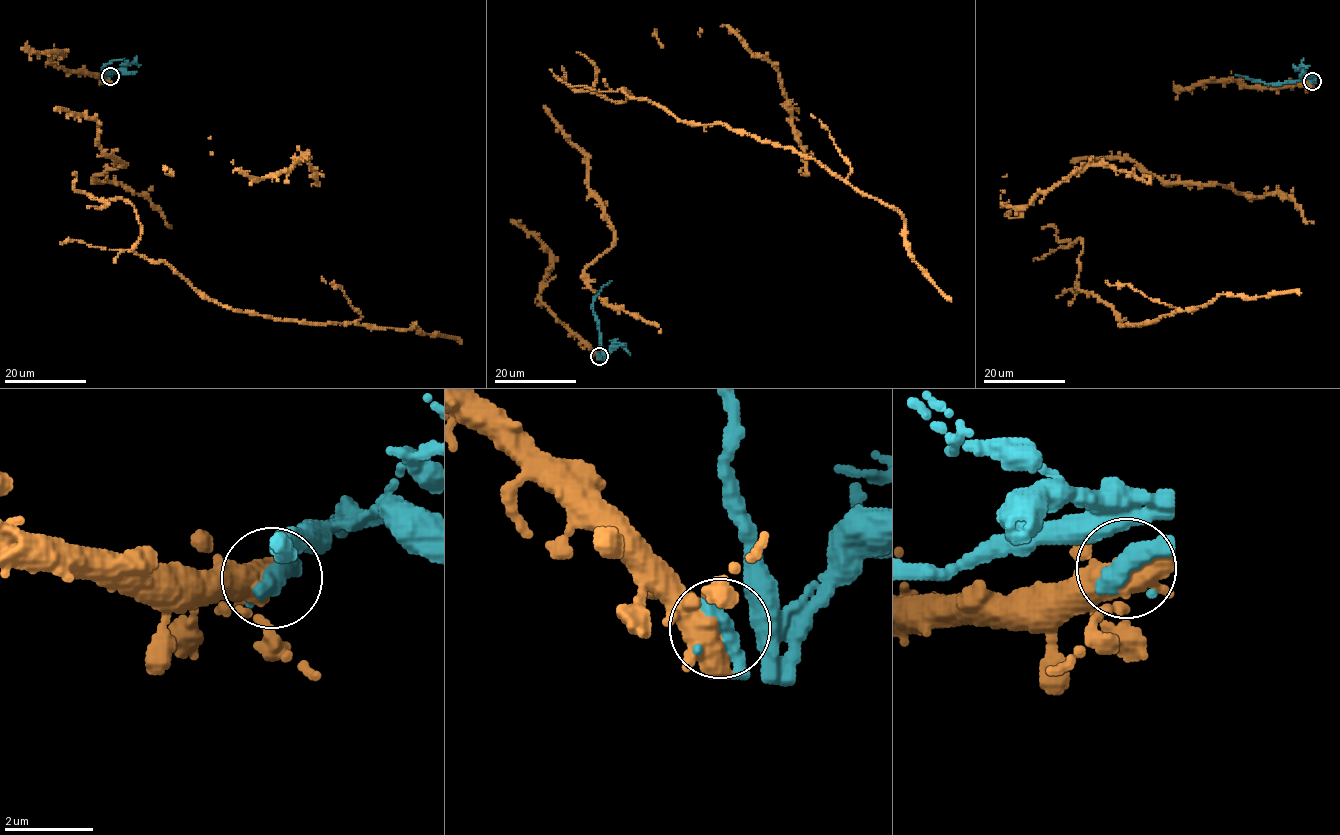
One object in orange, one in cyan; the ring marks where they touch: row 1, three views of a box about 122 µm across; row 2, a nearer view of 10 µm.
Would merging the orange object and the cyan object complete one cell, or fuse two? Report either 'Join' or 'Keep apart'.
Keep apart

